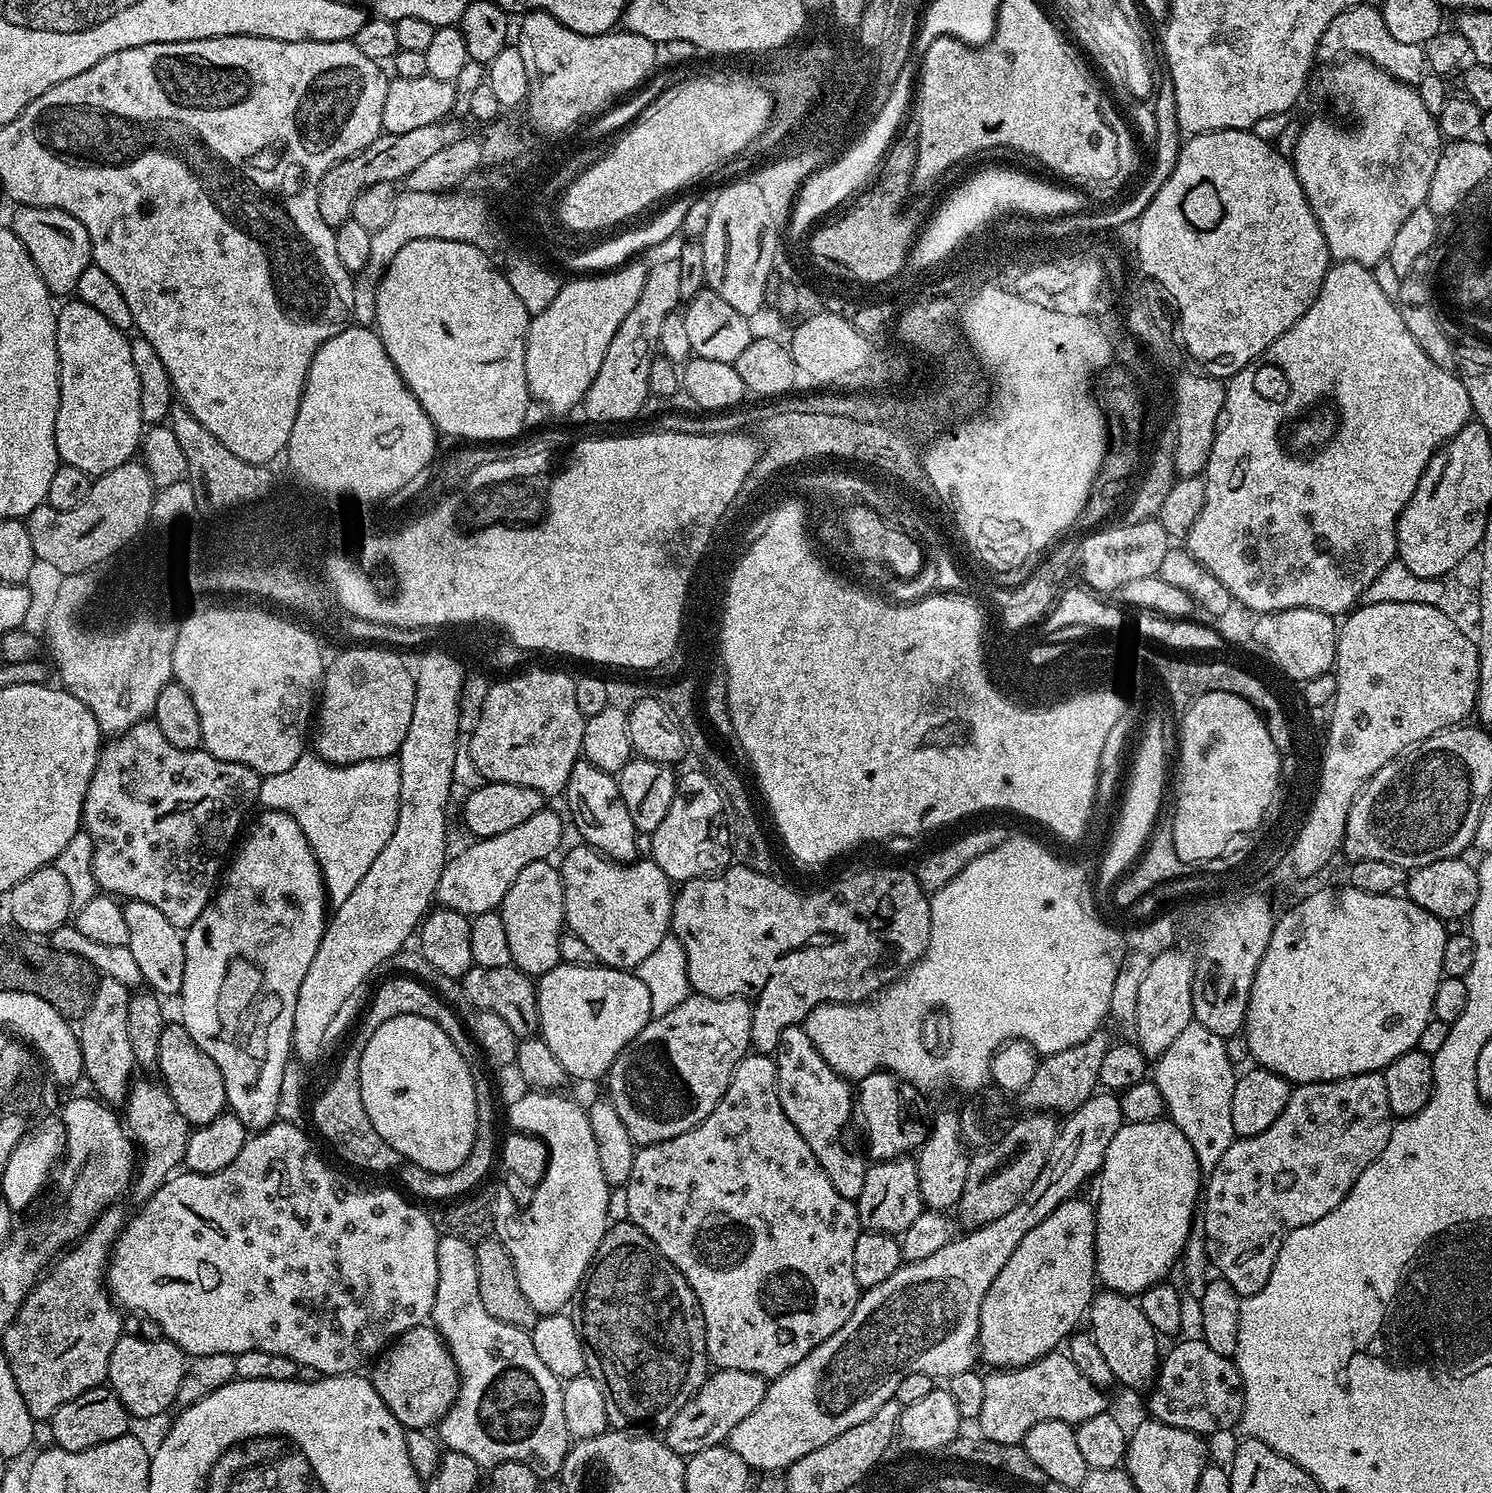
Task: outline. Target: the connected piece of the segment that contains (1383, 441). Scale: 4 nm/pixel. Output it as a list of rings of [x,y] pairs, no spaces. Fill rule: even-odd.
[[[1349,260],[1333,263],[1322,282],[1319,298],[1313,302],[1310,310],[1306,310],[1303,318],[1290,330],[1286,330],[1286,334],[1282,334],[1282,338],[1275,340],[1257,360],[1250,362],[1241,372],[1236,373],[1227,381],[1224,393],[1224,410],[1220,417],[1220,423],[1216,426],[1216,437],[1214,438],[1214,446],[1210,450],[1208,466],[1202,473],[1204,489],[1206,490],[1206,502],[1202,506],[1202,514],[1198,514],[1198,522],[1194,522],[1194,526],[1188,532],[1186,547],[1194,558],[1198,558],[1198,562],[1202,562],[1202,566],[1206,566],[1206,570],[1210,570],[1210,574],[1214,574],[1214,578],[1218,578],[1218,582],[1222,582],[1222,586],[1226,586],[1226,590],[1230,590],[1233,601],[1239,607],[1241,604],[1242,607],[1256,612],[1255,614],[1281,612],[1291,608],[1309,608],[1310,610],[1325,612],[1327,616],[1336,618],[1349,610],[1355,609],[1361,603],[1364,591],[1370,586],[1370,582],[1374,582],[1374,578],[1378,578],[1378,574],[1382,574],[1382,570],[1390,561],[1397,559],[1396,523],[1406,506],[1406,502],[1410,502],[1410,498],[1418,486],[1418,478],[1422,478],[1432,454],[1439,452],[1452,437],[1460,433],[1464,424],[1473,419],[1474,413],[1467,383],[1463,379],[1459,380],[1454,374],[1455,371],[1438,366],[1438,362],[1430,359],[1426,354],[1426,350],[1422,350],[1422,346],[1418,346],[1418,342],[1414,342],[1414,334],[1410,334],[1410,330],[1406,330],[1406,322],[1402,322],[1402,314],[1395,299],[1382,294],[1382,289],[1377,285],[1372,271],[1373,269],[1369,265],[1355,264]]]

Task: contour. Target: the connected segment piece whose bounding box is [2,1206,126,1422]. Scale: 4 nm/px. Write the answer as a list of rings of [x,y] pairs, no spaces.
[[[120,1206],[106,1209],[84,1236],[56,1257],[22,1302],[12,1325],[2,1334],[2,1354],[10,1362],[10,1374],[14,1374],[14,1382],[18,1382],[22,1402],[26,1402],[26,1410],[30,1410],[33,1421],[51,1421],[58,1406],[66,1406],[66,1402],[78,1398],[78,1394],[86,1394],[86,1390],[101,1387],[107,1381],[110,1354],[122,1335],[122,1312],[106,1287],[106,1273],[112,1245],[120,1237],[125,1223],[126,1215]]]

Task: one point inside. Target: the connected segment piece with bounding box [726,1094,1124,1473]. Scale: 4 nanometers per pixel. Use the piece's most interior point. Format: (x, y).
(924, 1319)

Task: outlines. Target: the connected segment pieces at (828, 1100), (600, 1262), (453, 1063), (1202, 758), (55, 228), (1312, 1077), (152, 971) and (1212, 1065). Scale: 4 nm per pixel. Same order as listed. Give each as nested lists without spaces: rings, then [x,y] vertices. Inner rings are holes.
[[[798,1024],[782,1030],[774,1059],[778,1102],[782,1102],[786,1118],[790,1118],[790,1122],[794,1122],[794,1130],[806,1138],[806,1146],[814,1150],[814,1158],[818,1158],[826,1170],[826,1178],[834,1182],[834,1190],[838,1190],[842,1198],[853,1202],[859,1200],[869,1165],[864,1164],[865,1157],[860,1157],[848,1141],[848,1123],[852,1120],[852,1112],[854,1116],[853,1085],[824,1061],[804,1027]]]
[[[616,1222],[609,1227],[584,1273],[582,1291],[571,1305],[570,1315],[585,1349],[600,1359],[593,1364],[591,1361],[586,1372],[602,1386],[608,1423],[617,1429],[627,1429],[627,1424],[648,1420],[663,1408],[679,1405],[696,1393],[710,1375],[704,1315],[694,1290],[634,1223]]]
[[[402,1014],[382,1022],[366,1042],[360,1059],[360,1085],[362,1106],[374,1122],[374,1130],[386,1138],[397,1157],[407,1163],[417,1164],[431,1172],[458,1170],[466,1162],[466,1154],[474,1146],[478,1126],[478,1102],[474,1090],[472,1065],[462,1058],[458,1046],[450,1042],[446,1030],[442,1030],[430,1018],[418,1014]]]
[[[1202,694],[1183,713],[1182,718],[1184,721],[1180,724],[1180,773],[1176,776],[1176,812],[1171,813],[1174,822],[1174,848],[1178,850],[1178,858],[1182,858],[1187,864],[1200,862],[1204,865],[1207,862],[1204,856],[1208,857],[1209,860],[1219,860],[1216,852],[1220,852],[1220,848],[1224,848],[1224,840],[1228,840],[1228,836],[1232,836],[1232,832],[1240,832],[1240,828],[1252,828],[1252,824],[1256,824],[1256,816],[1260,816],[1264,804],[1270,802],[1272,784],[1276,784],[1276,779],[1282,775],[1281,754],[1275,748],[1274,742],[1271,741],[1270,730],[1267,729],[1264,716],[1242,697],[1235,697],[1234,694]]]
[[[26,204],[15,210],[17,212],[10,219],[12,232],[20,239],[22,246],[26,246],[49,292],[56,298],[75,293],[78,277],[92,263],[92,243],[90,234],[86,234],[86,226],[82,226],[82,222],[78,222],[78,218],[74,218],[69,212],[57,208],[39,208]]]
[[[1351,886],[1343,887],[1323,887],[1317,896],[1308,900],[1308,904],[1294,906],[1288,917],[1277,921],[1270,934],[1270,946],[1266,946],[1266,954],[1262,954],[1262,962],[1258,964],[1258,970],[1254,974],[1254,986],[1250,990],[1242,1037],[1244,1036],[1245,1042],[1248,1043],[1249,1054],[1256,1059],[1253,1061],[1259,1067],[1278,1074],[1293,1085],[1341,1080],[1363,1072],[1380,1072],[1402,1054],[1413,1051],[1418,1038],[1422,1038],[1422,1030],[1426,1030],[1426,1022],[1433,1019],[1434,990],[1438,990],[1438,982],[1444,976],[1442,950],[1446,950],[1448,935],[1443,920],[1422,910],[1422,906],[1418,906],[1404,894],[1379,896],[1366,894]]]
[[[130,900],[123,905],[123,909],[126,914],[126,926],[130,930],[127,946],[130,954],[134,954],[134,962],[138,962],[141,981],[161,997],[175,997],[182,986],[184,969],[184,937],[181,929],[166,922],[165,916],[154,910],[150,902]]]
[[[1192,1021],[1155,1061],[1152,1072],[1169,1119],[1186,1135],[1204,1174],[1214,1170],[1236,1139],[1230,1115],[1238,1076],[1234,1074],[1225,1044],[1223,1037]]]

